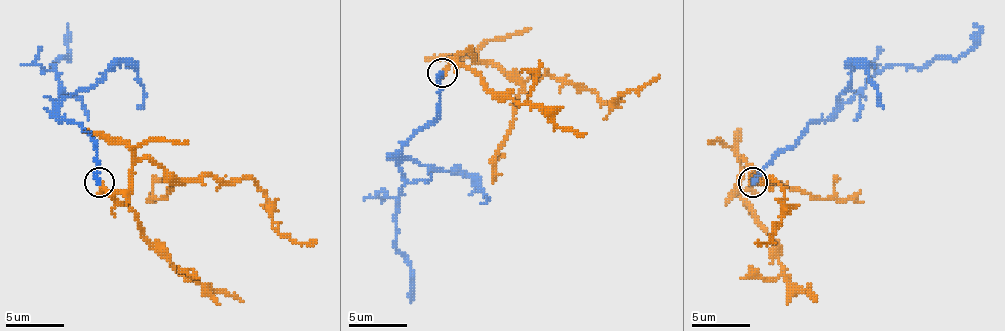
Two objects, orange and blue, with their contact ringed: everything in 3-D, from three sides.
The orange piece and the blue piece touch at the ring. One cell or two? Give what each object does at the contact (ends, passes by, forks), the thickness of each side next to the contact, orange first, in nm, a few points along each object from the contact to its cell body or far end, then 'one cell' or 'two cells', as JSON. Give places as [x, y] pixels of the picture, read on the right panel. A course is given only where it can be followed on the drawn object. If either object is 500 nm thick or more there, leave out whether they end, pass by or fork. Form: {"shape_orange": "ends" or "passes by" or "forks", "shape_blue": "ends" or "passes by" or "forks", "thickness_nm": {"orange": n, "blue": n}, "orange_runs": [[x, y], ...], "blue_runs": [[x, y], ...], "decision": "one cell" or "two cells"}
{"shape_orange": "passes by", "shape_blue": "ends", "thickness_nm": {"orange": 200, "blue": 280}, "orange_runs": [[752, 181], [731, 190], [743, 158], [784, 193], [781, 225], [755, 243]], "blue_runs": [[752, 181], [810, 123], [895, 65], [924, 67], [959, 59], [974, 44], [980, 30], [974, 24]], "decision": "one cell"}

